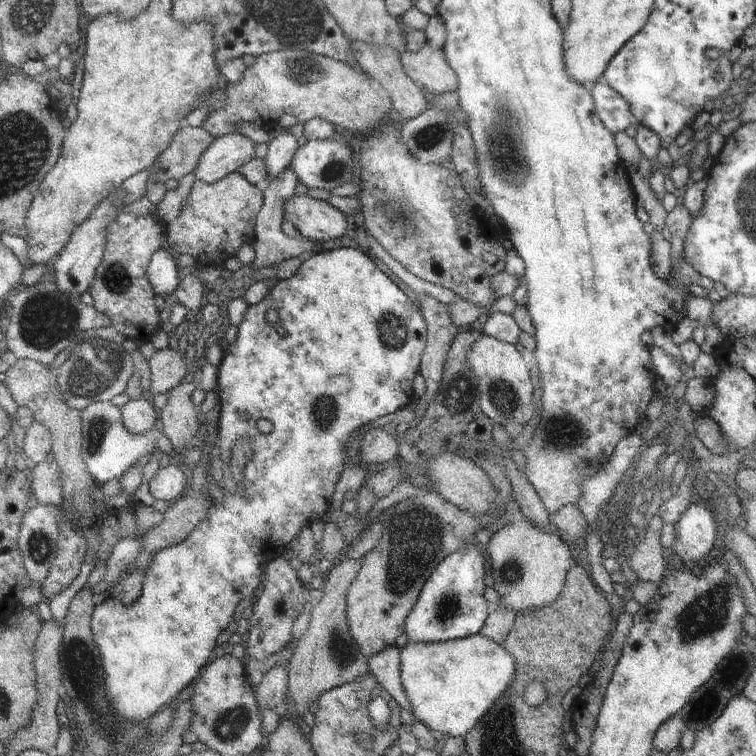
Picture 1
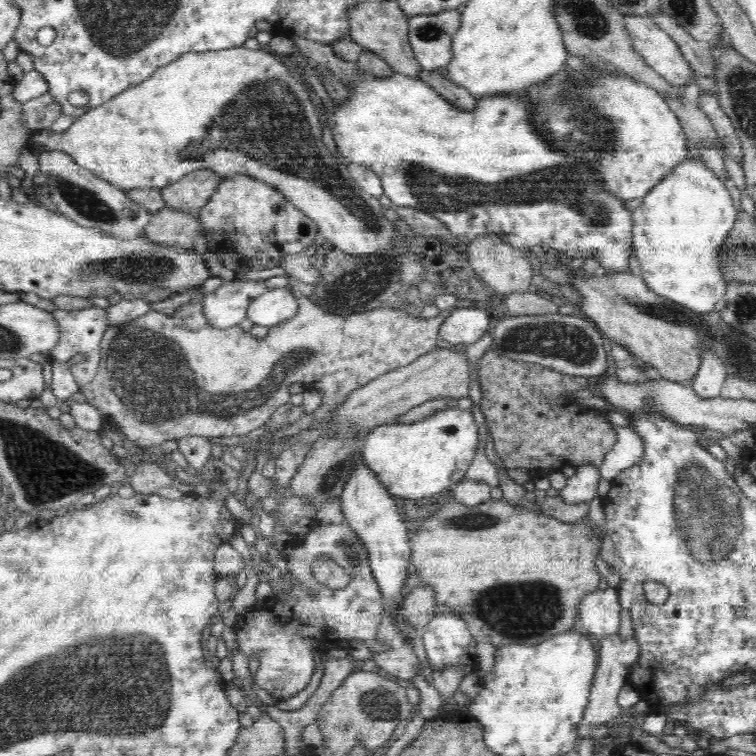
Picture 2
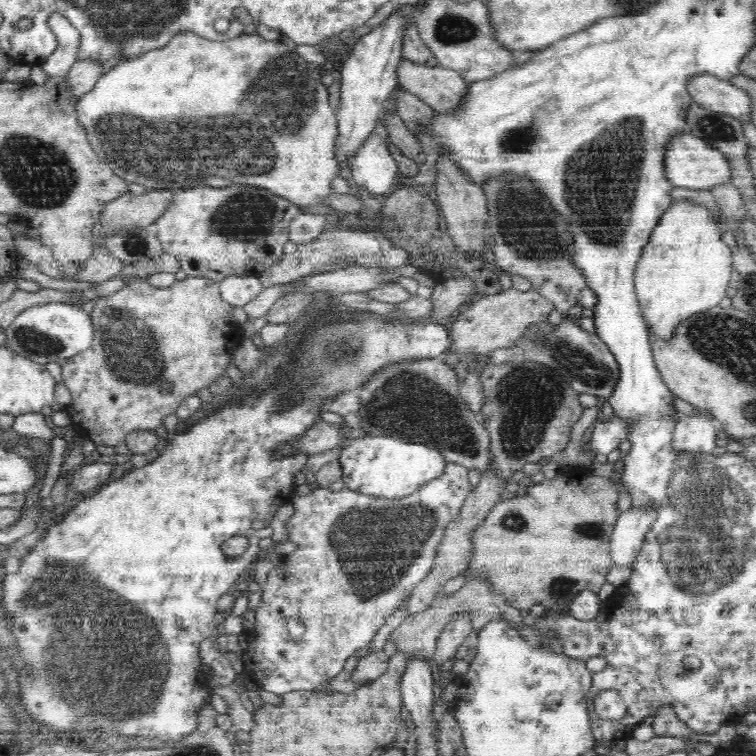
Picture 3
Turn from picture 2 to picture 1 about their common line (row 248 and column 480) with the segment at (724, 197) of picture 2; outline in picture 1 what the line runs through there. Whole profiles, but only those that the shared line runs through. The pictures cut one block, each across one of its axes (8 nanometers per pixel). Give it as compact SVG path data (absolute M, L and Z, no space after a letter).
M480 633L463 639L448 641L445 643L412 643L406 642L401 646L401 679L404 685L406 696L413 706L413 715L416 720L424 723L431 731L442 733L444 736L452 735L453 737L465 737L477 726L482 718L494 705L496 699L500 699L508 685L514 680L516 674L515 658L497 641L482 636Z

